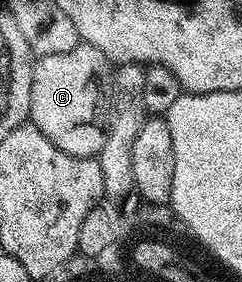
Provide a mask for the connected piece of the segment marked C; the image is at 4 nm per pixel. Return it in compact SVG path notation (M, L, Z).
M82 41L69 49L69 53L41 55L35 59L30 122L34 123L38 131L45 133L45 137L49 137L49 141L53 141L57 149L73 157L90 159L98 156L99 150L105 145L105 131L102 126L95 124L95 110L99 107L99 78L106 67L109 67L109 60L101 53L101 49Z

